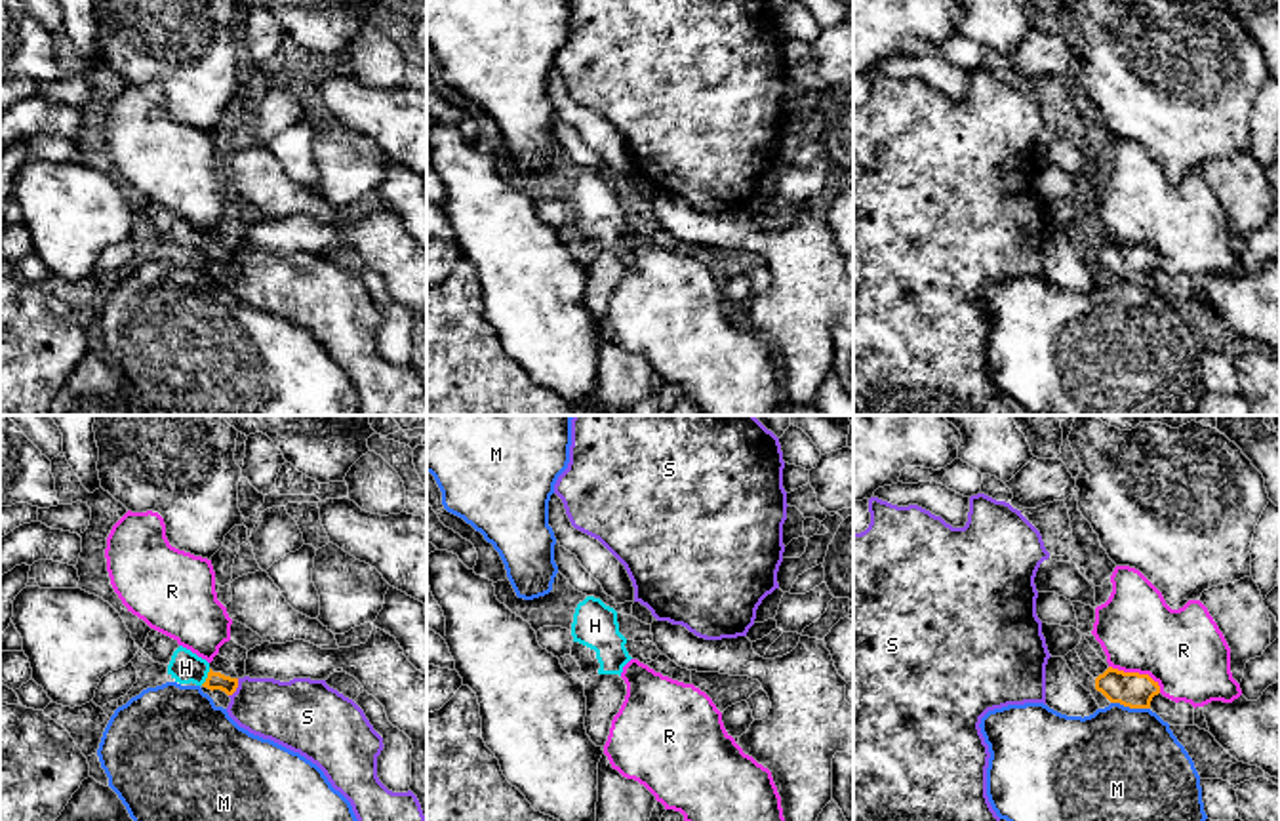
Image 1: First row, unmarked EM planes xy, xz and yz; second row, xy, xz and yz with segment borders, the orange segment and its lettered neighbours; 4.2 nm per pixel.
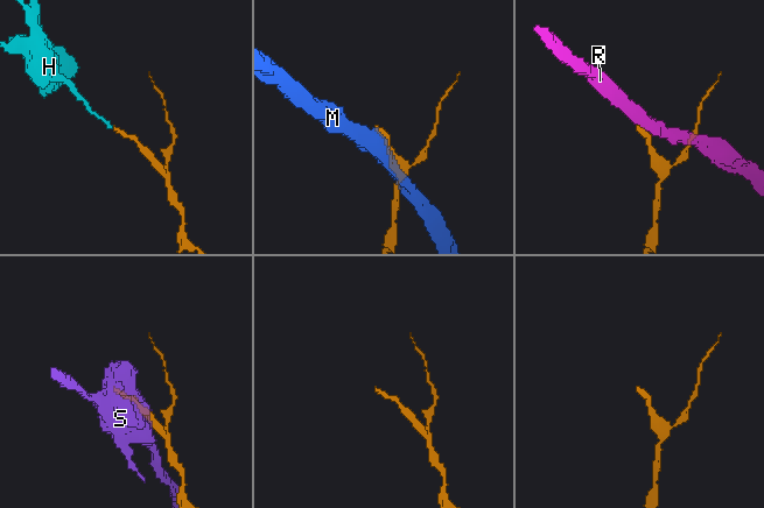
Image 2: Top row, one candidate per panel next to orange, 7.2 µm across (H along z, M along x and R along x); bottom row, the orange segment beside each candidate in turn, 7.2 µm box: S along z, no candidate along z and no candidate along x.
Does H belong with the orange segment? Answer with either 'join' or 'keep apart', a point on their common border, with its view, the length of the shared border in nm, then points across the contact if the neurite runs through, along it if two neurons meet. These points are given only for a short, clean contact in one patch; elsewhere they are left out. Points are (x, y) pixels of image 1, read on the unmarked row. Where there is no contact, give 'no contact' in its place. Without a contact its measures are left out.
join; meets orange in xy at (208, 250); contact 80 nm long; runs through xy (216, 254), (208, 250), (185, 240)

